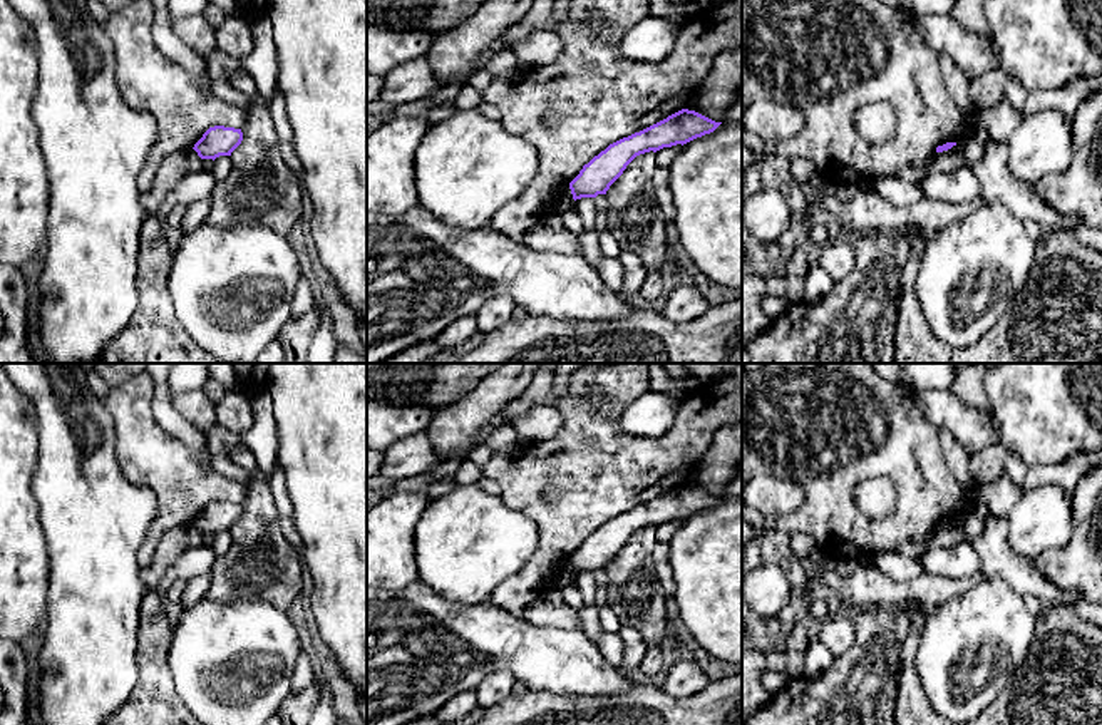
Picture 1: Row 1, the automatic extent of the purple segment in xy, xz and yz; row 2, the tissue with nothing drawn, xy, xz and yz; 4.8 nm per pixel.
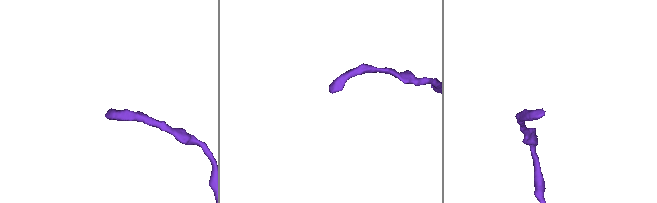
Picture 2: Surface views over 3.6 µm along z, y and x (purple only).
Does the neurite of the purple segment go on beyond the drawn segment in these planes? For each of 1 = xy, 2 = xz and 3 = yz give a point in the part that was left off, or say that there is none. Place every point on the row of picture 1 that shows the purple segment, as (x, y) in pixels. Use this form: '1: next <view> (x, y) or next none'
1: next none
2: next none
3: next none

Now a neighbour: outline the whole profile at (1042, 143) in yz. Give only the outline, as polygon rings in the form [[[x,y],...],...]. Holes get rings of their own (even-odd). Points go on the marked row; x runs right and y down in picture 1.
[[[1053,109],[1025,116],[1007,144],[1010,172],[1035,189],[1043,176],[1069,166],[1072,117]]]

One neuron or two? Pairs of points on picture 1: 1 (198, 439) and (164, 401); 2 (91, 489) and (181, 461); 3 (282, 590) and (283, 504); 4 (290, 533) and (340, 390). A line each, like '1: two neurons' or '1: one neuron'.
1: one neuron
2: two neurons
3: two neurons
4: two neurons

